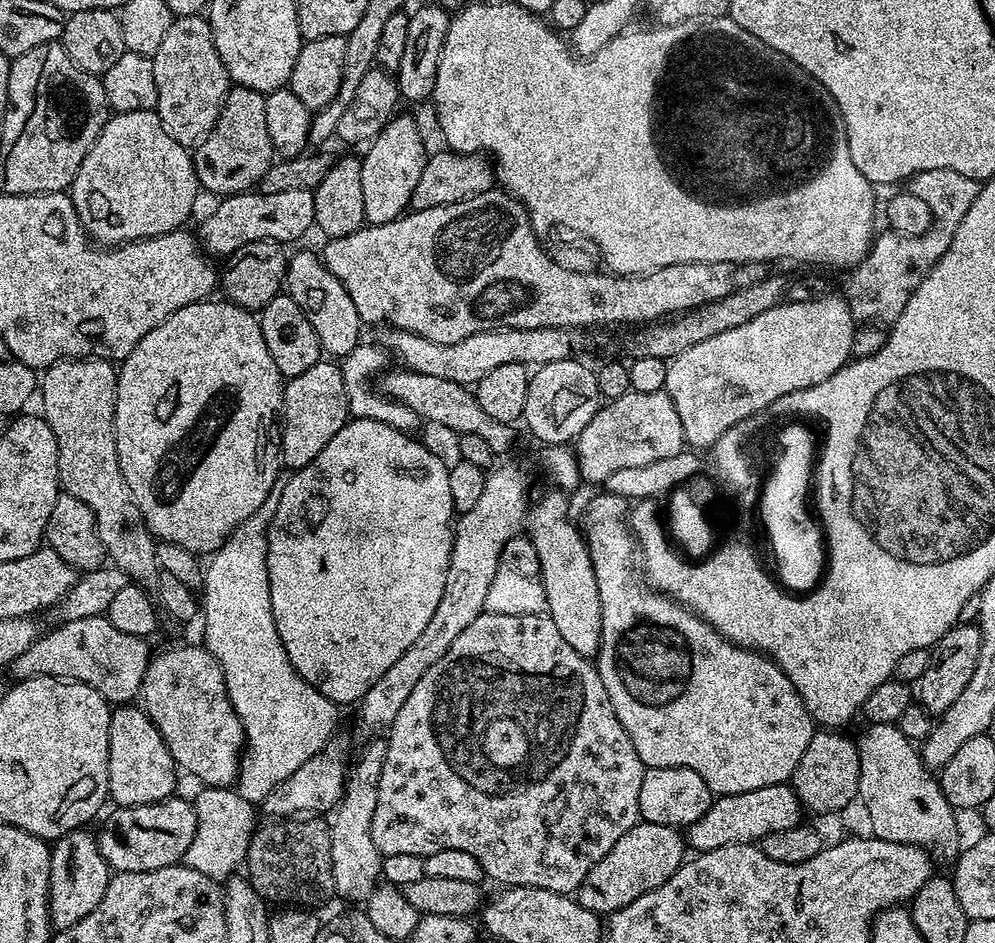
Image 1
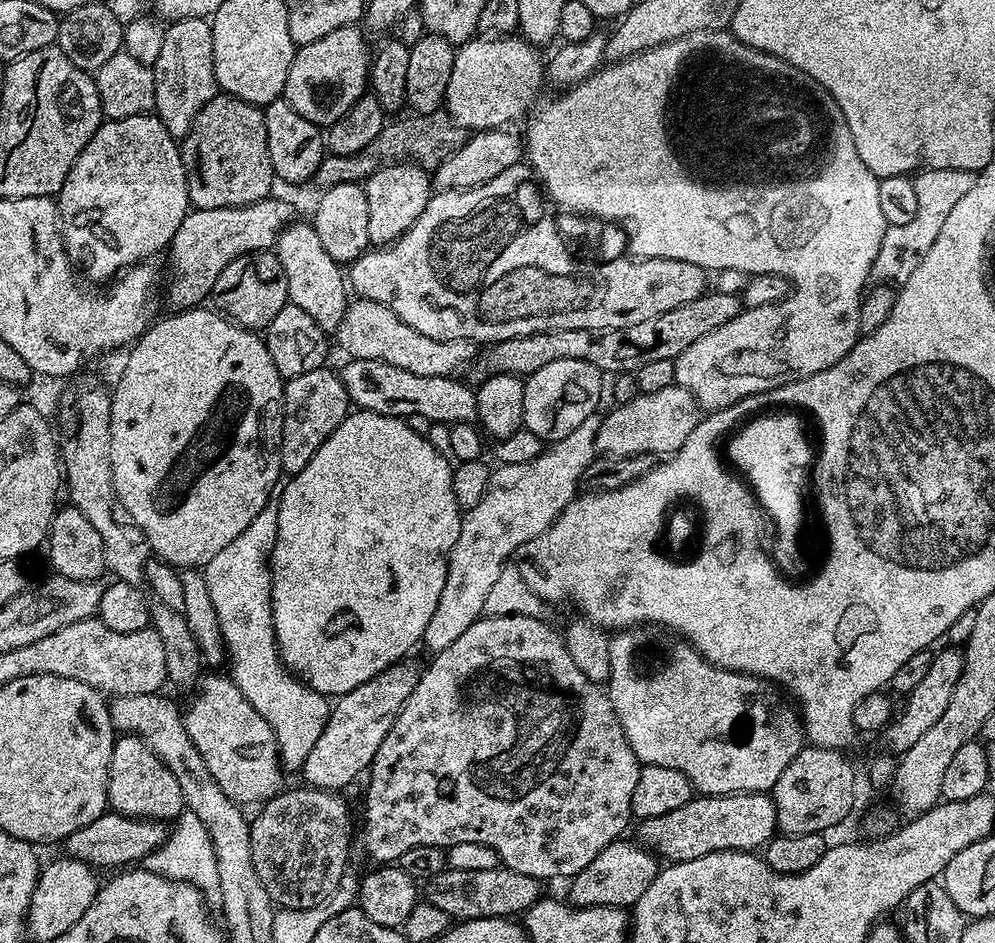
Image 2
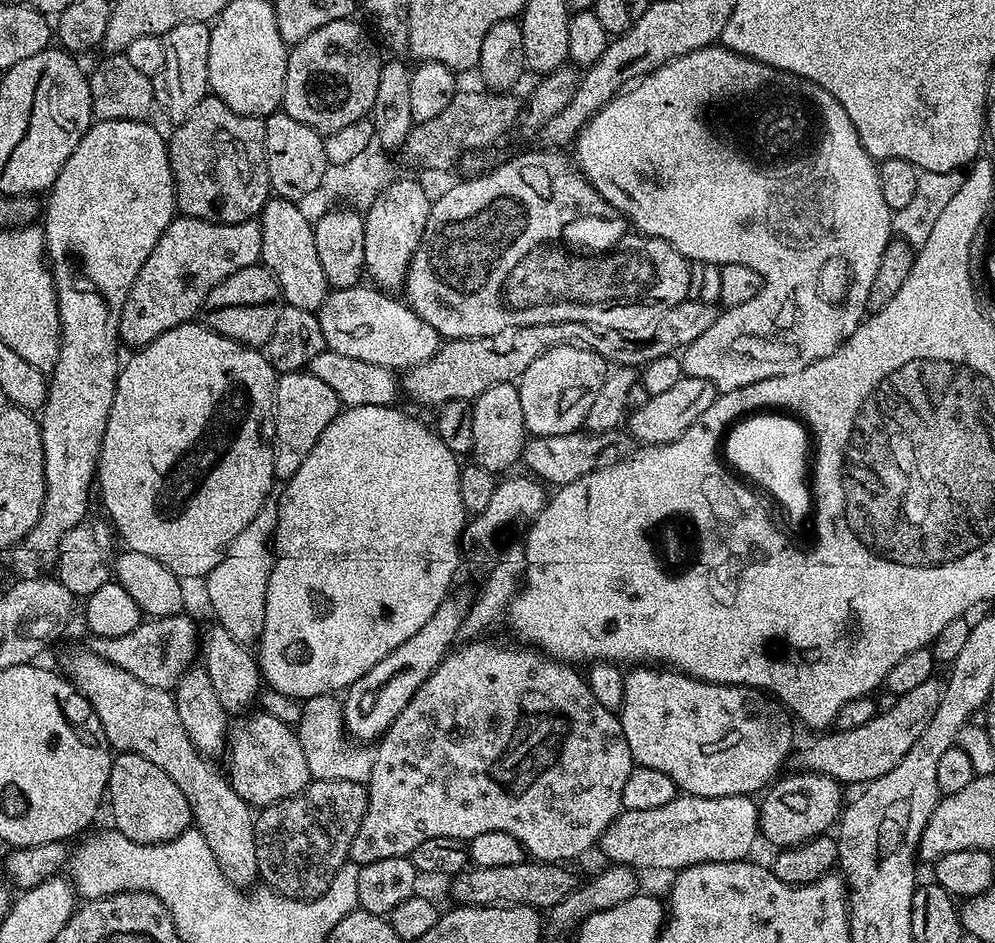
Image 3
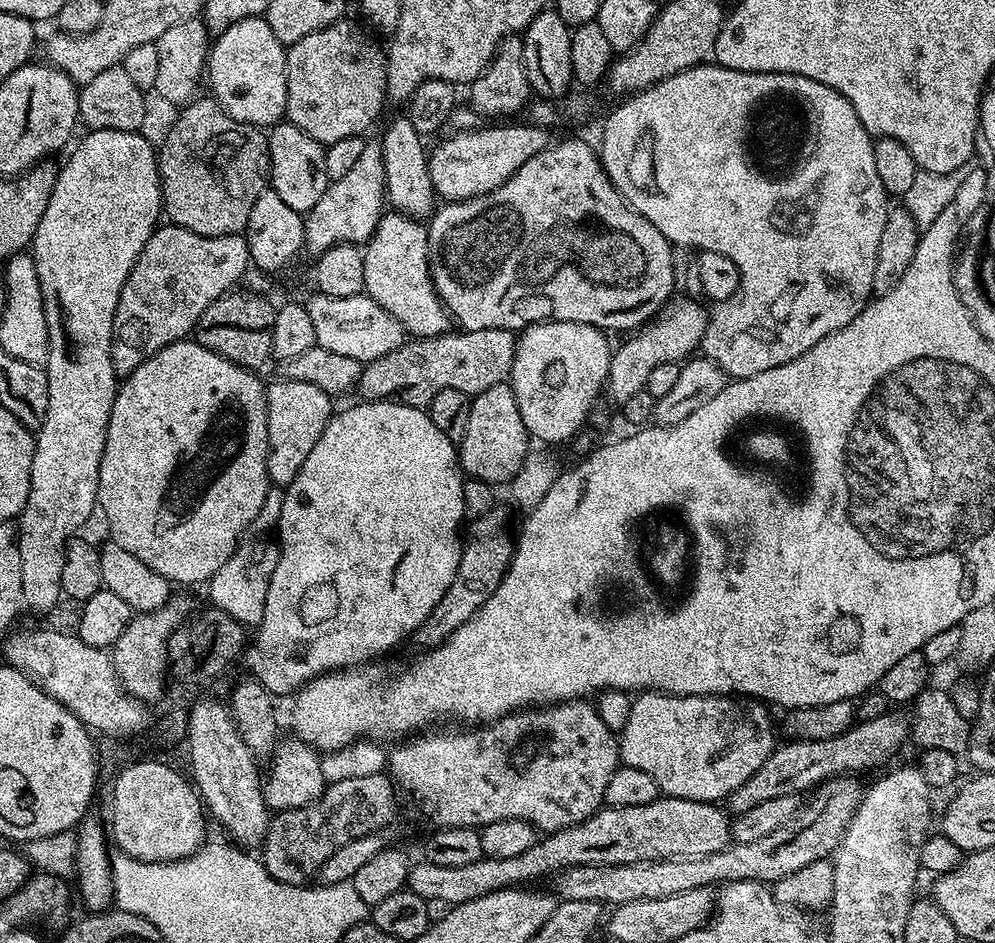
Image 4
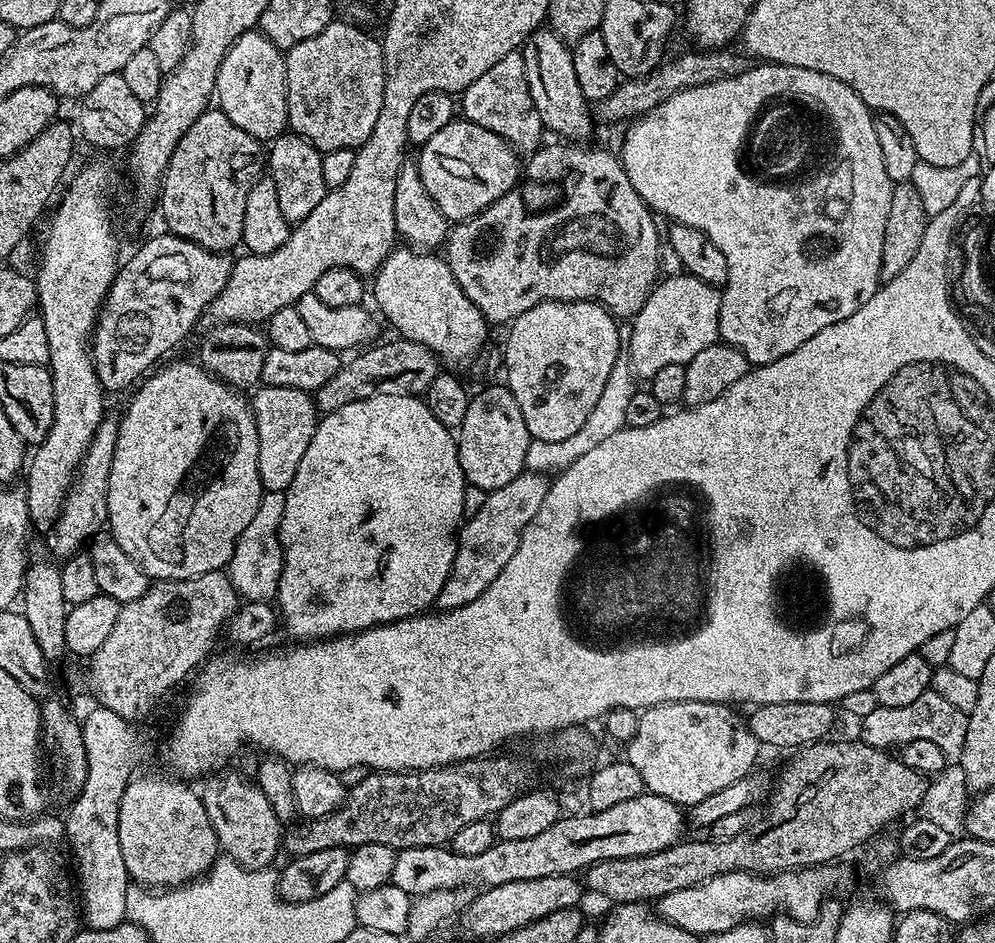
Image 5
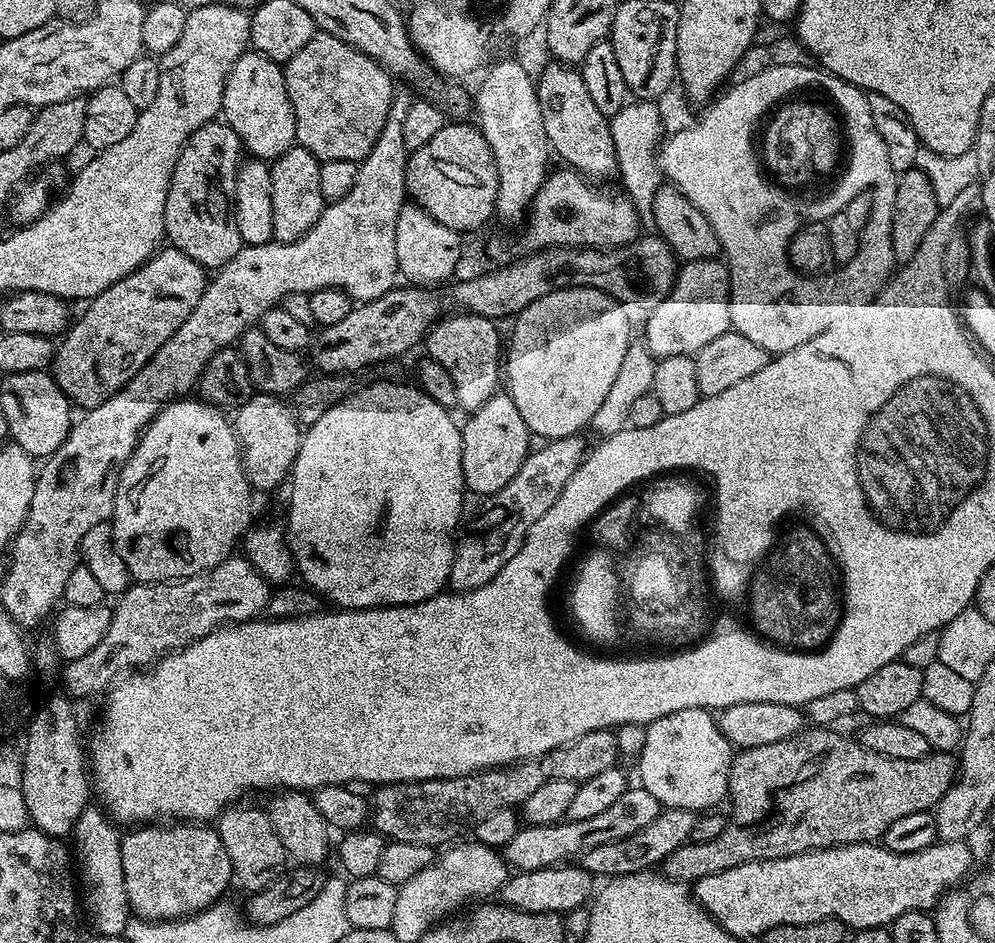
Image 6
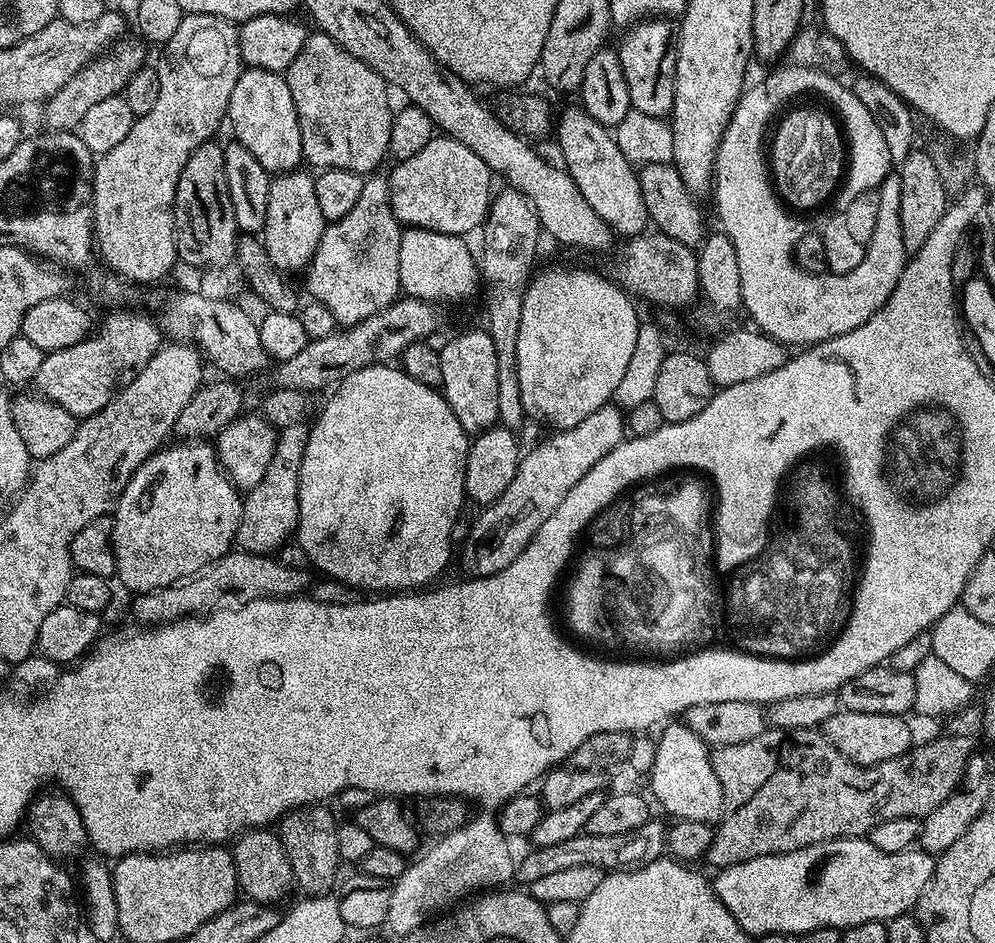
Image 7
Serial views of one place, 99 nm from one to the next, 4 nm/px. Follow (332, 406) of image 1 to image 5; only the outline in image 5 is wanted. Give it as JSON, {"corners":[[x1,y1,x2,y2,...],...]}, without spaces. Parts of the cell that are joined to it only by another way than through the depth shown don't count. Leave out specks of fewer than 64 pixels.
{"corners":[[264,384,251,393,250,403,252,417,258,430,258,474,262,478,265,493,283,494,288,491,290,482,294,482,294,474,302,462,302,454,306,454,306,446,310,446,310,438,314,438,314,430,318,423,318,409,313,393,294,390,290,386,270,386]]}

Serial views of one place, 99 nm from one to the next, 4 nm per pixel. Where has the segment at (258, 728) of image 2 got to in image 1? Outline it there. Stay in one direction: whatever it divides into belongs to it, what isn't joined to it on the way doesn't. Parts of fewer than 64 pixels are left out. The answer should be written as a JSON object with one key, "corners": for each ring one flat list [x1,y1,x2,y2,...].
{"corners":[[184,644,181,648,168,648,151,657,146,666,144,685,140,688,139,699,149,718,158,726,158,734,166,742,177,769,189,772,201,785,209,788,232,788,240,772,240,757,246,748,244,727,234,710,224,685,222,666,203,646,195,648]]}

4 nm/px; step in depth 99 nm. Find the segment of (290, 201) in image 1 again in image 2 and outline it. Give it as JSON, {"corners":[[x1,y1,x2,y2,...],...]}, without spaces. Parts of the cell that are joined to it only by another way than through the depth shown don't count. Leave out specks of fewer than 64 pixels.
{"corners":[[259,200,237,208,189,211,178,226,172,243,166,249,168,256,168,300,176,310,203,305,212,295,218,274,242,254,271,249,280,237,280,229,293,223,292,208,284,200]]}

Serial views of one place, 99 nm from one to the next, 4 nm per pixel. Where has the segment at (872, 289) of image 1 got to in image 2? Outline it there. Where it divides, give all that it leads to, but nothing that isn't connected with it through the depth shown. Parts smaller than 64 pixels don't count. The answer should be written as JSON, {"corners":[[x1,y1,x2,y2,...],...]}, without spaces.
{"corners":[[926,168,915,173,912,185,914,194,918,194,918,214,914,214,914,219,906,222,906,226,889,224,884,231,882,246,878,248,878,258,872,267,871,283,876,286,903,286,910,274,918,270,918,262,926,258,930,246,934,246,950,210,967,194,970,186,974,186,975,181,976,173,966,170]]}

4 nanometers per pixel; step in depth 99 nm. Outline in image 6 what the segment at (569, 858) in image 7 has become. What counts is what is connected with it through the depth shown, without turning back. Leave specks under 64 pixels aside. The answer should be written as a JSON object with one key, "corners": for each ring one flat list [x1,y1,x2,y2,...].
{"corners":[[664,808,649,826,636,831,628,838,619,839,618,842,608,842,603,846,596,846,580,857,580,866,593,876,628,876,630,873,649,871,663,863,666,857,681,848,692,837,697,813,685,808]]}

